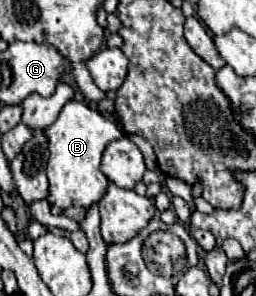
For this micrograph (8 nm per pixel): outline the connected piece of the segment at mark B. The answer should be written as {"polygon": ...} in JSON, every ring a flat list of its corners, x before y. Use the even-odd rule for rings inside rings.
{"polygon":[[67,102,59,112,57,120,45,128,49,136,49,162,47,162,47,178,49,178,49,194,47,200,51,206,69,208,83,206,89,208,97,204,107,190,107,178,99,170,101,154,105,146,117,138,123,138,121,128,105,118,101,112,91,110,85,102]]}

